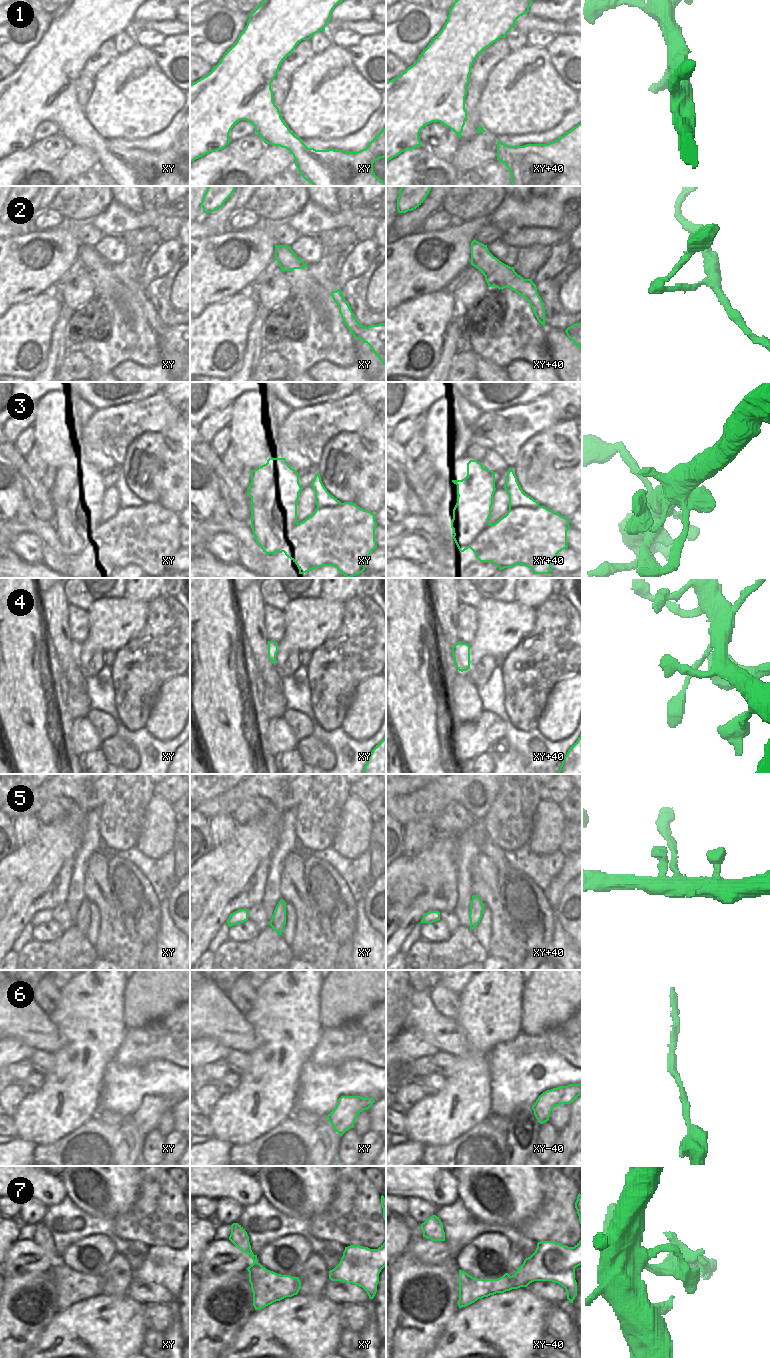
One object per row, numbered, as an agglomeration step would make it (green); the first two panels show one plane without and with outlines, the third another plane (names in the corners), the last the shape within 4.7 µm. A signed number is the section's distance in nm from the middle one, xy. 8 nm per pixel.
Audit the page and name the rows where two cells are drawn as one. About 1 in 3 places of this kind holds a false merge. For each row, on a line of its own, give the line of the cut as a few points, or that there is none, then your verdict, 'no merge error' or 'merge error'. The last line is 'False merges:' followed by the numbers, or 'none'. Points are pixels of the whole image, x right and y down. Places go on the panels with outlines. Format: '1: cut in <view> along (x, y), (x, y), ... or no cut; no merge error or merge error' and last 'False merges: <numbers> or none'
1: no cut; no merge error
2: no cut; no merge error
3: no cut; no merge error
4: no cut; no merge error
5: no cut; no merge error
6: no cut; no merge error
7: cut in xy along (234, 1244), (249, 1245); merge error
False merges: 7

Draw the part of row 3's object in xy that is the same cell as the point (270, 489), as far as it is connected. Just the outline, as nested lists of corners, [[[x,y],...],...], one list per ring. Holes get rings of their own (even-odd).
[[[269,458],[266,464],[251,470],[251,483],[247,489],[247,496],[251,497],[251,528],[257,544],[266,554],[284,552],[297,565],[299,574],[322,566],[334,566],[347,578],[362,573],[369,555],[377,548],[375,514],[352,502],[341,503],[327,491],[318,472],[311,487],[315,491],[317,509],[298,524],[297,501],[303,489],[299,483],[298,472],[287,463],[285,458]]]

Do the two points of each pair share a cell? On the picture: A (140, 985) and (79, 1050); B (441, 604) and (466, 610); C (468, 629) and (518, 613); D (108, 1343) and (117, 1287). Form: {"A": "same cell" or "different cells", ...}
{"A": "different cells", "B": "different cells", "C": "different cells", "D": "different cells"}

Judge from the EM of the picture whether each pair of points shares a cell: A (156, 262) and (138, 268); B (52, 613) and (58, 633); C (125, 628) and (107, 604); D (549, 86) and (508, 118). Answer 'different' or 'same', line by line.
A: different
B: same
C: same
D: same

